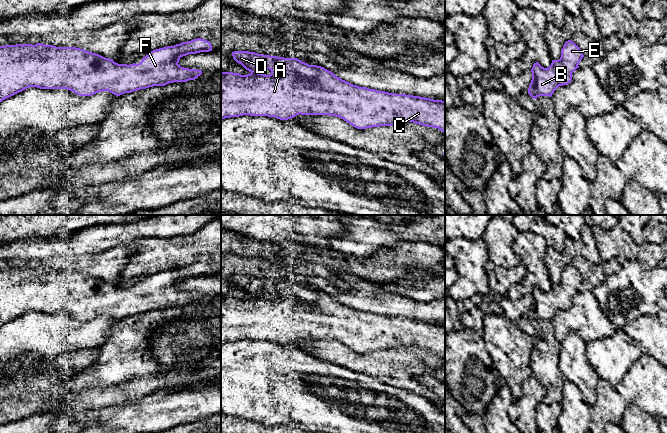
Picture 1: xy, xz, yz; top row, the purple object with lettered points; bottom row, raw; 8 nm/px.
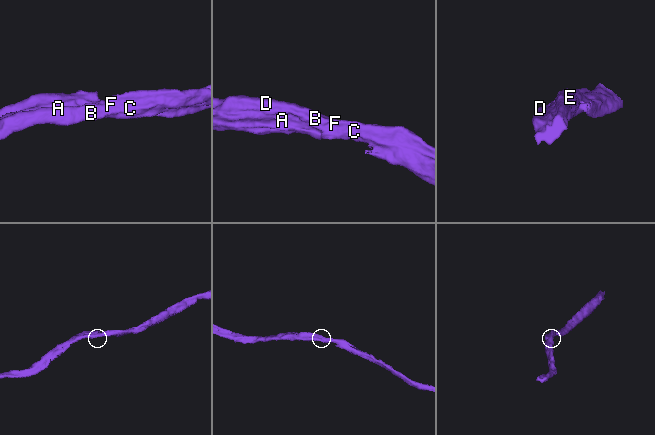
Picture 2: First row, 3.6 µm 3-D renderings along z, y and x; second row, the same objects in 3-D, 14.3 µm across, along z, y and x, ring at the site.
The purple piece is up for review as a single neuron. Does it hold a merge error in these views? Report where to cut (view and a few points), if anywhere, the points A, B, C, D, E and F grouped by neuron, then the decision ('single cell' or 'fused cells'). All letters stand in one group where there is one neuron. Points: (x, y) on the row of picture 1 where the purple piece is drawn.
no cut; A B C D E F; single cell

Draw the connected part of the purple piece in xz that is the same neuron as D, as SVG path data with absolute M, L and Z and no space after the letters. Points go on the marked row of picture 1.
M234 51L232 56L237 63L251 73L241 75L233 72L221 72L221 119L250 115L288 120L299 114L330 115L340 117L357 129L413 122L438 128L445 133L445 101L359 87L342 80L324 67L309 65L297 58L284 58L248 51Z

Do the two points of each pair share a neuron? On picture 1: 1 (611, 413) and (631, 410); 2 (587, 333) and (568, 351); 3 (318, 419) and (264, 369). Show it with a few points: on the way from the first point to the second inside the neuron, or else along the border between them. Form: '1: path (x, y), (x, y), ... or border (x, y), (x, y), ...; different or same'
1: border (627, 404), (620, 422); different
2: border (561, 342), (569, 333), (575, 332), (586, 343); different
3: path (305, 406), (277, 380); same

